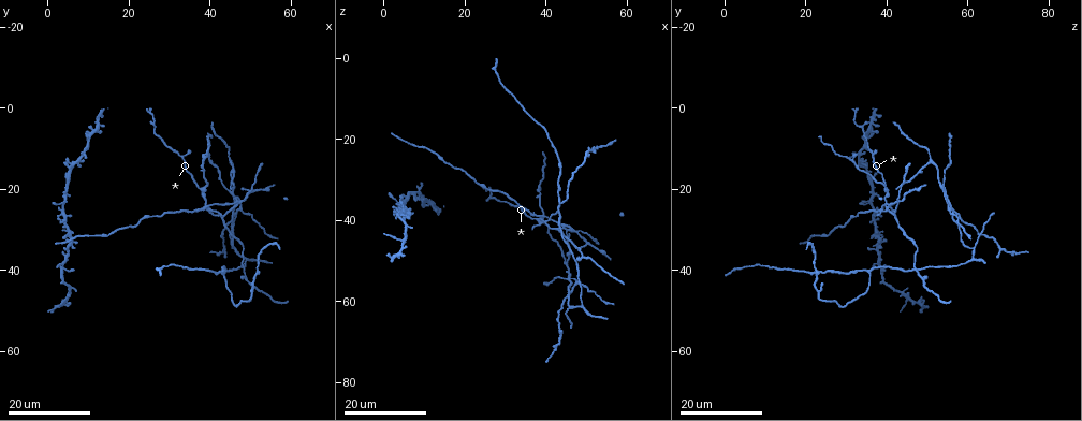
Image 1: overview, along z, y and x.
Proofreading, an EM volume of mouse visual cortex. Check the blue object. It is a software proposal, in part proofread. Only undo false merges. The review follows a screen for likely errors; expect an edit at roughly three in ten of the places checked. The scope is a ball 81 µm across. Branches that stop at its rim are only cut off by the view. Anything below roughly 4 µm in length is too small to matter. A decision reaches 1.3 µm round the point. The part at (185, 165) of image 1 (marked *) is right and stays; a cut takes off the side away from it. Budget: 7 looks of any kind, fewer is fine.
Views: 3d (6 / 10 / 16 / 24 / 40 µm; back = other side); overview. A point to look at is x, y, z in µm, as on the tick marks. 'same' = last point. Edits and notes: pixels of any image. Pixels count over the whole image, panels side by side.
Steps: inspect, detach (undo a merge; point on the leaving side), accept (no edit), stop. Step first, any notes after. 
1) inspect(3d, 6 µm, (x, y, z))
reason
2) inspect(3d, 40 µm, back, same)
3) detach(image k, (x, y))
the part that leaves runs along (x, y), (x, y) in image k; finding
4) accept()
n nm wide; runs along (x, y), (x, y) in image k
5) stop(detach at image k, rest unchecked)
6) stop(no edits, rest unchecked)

inspect(3d, 24 µm, (45.5, 16.0, 48.0))
calibre changes

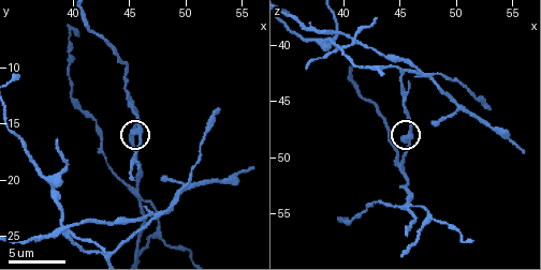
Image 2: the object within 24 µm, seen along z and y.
inspect(3d, 6 µm, (46.0, 15.8, 47.6))

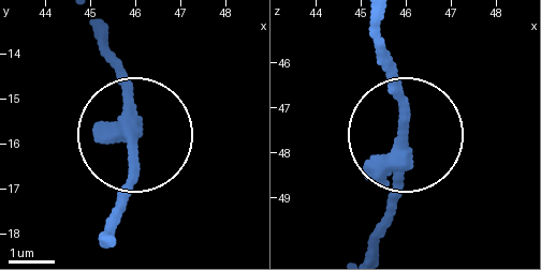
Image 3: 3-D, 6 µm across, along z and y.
inspect(3d, 6 µm, back, (45.90, 15.90, 47.75))

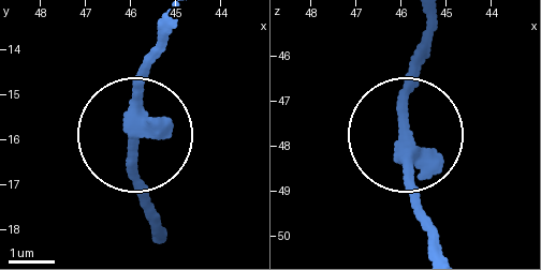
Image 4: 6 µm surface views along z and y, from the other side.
accept()
runs along (167, 24), (132, 150), (144, 215) in image 4; all the same cell

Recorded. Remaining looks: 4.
inspect(3d, 24 µm, (49.0, 37.5, 61.5))
three arms meet

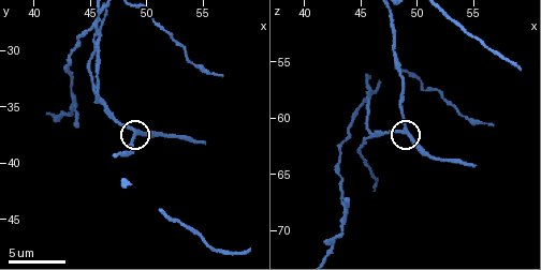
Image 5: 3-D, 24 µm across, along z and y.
inspect(3d, 6 µm, (48.6, 37.0, 61.4))

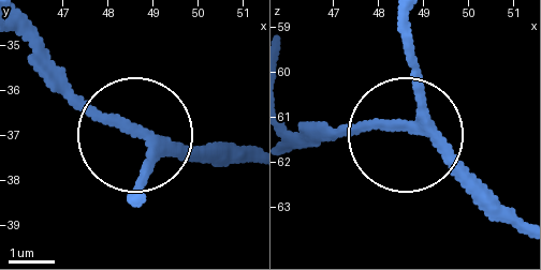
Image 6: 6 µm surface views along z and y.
inspect(3d, 6 µm, back, (48.80, 37.00, 61.20))

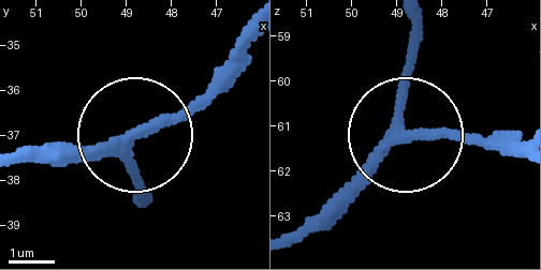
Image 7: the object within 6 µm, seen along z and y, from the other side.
accept()
3 arms; runs along (407, 18), (403, 134), (307, 234) in image 7; continuous, no second cell

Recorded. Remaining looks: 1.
inspect(3d, 6 µm, (47.2, 23.2, 42.6))
four-way junction

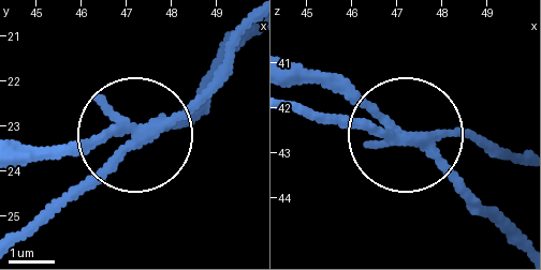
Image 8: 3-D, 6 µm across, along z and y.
detach(image 8, (93, 136))
4 arms; two cells meet here

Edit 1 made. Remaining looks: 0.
stop(detach at image 8, rest unchecked)

